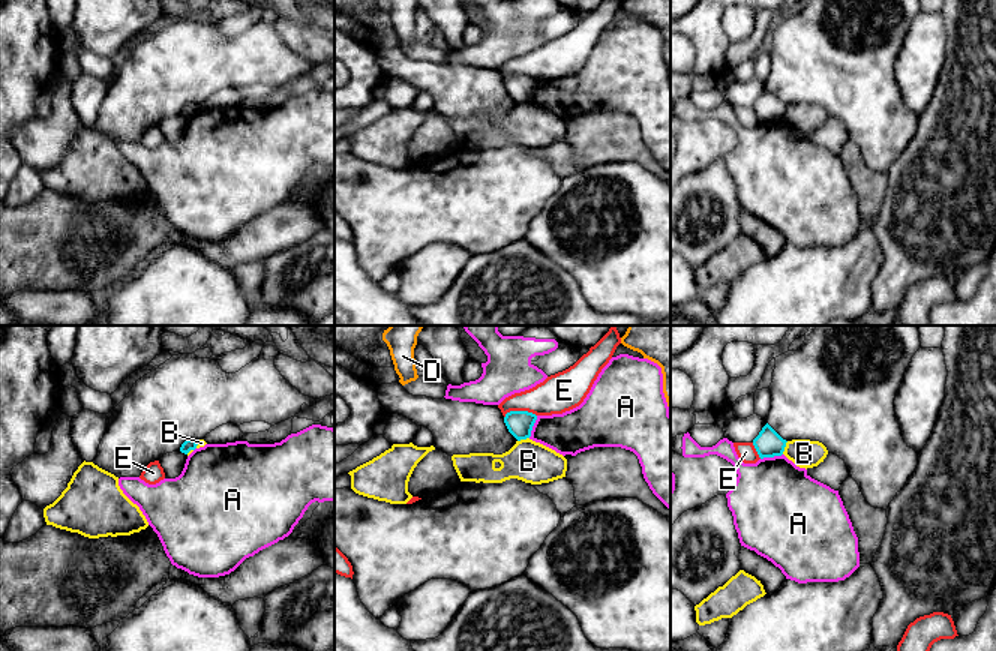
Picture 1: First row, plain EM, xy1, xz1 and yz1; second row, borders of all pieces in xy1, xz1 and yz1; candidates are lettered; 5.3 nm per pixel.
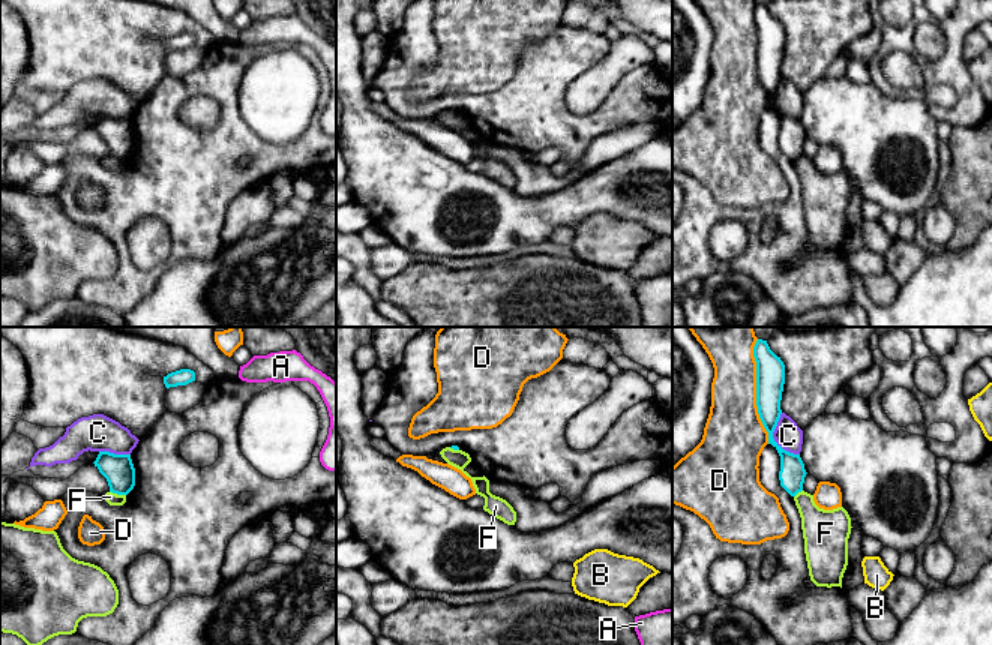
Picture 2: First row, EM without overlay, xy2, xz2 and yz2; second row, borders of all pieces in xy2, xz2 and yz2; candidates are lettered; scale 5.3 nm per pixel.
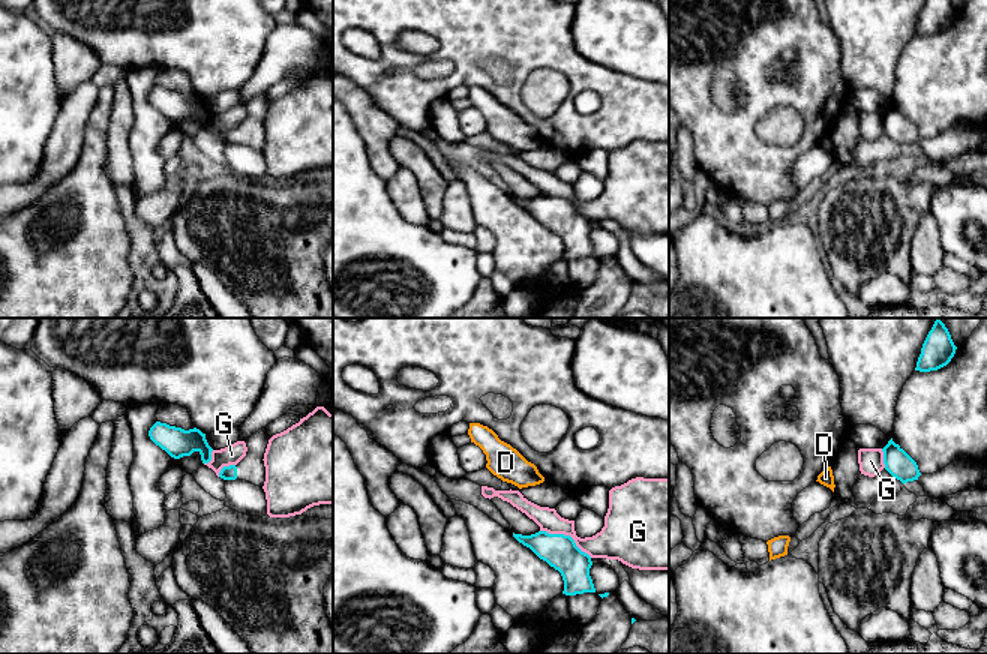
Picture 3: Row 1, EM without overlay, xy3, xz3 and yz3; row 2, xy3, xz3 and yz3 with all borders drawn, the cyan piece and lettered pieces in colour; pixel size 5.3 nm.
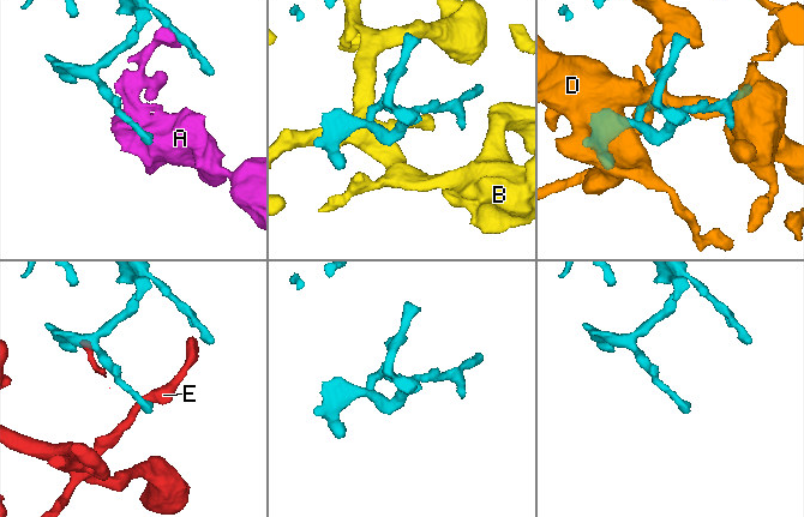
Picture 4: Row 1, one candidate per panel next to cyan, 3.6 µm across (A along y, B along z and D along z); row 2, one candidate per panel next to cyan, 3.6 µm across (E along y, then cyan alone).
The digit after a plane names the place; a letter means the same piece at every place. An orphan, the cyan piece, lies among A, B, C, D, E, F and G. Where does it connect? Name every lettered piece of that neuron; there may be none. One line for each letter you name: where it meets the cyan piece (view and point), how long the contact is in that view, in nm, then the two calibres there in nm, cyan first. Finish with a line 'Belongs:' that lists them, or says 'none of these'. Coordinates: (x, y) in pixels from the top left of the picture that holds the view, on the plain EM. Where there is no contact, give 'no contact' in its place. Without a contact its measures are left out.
Belongs: none of these

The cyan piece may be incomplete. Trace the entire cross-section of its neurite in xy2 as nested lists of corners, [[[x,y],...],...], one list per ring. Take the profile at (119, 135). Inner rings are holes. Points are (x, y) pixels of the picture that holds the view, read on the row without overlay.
[[[99,116],[93,128],[107,142],[110,156],[117,159],[128,159],[134,153],[135,132],[131,118]]]

